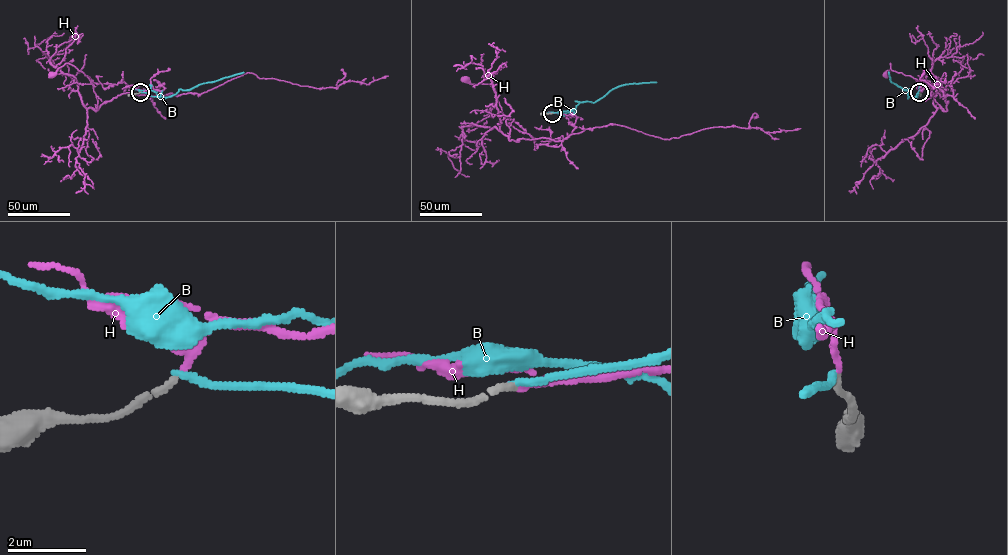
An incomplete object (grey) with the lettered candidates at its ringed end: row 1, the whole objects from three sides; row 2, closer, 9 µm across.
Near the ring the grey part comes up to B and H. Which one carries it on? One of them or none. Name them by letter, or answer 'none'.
H

